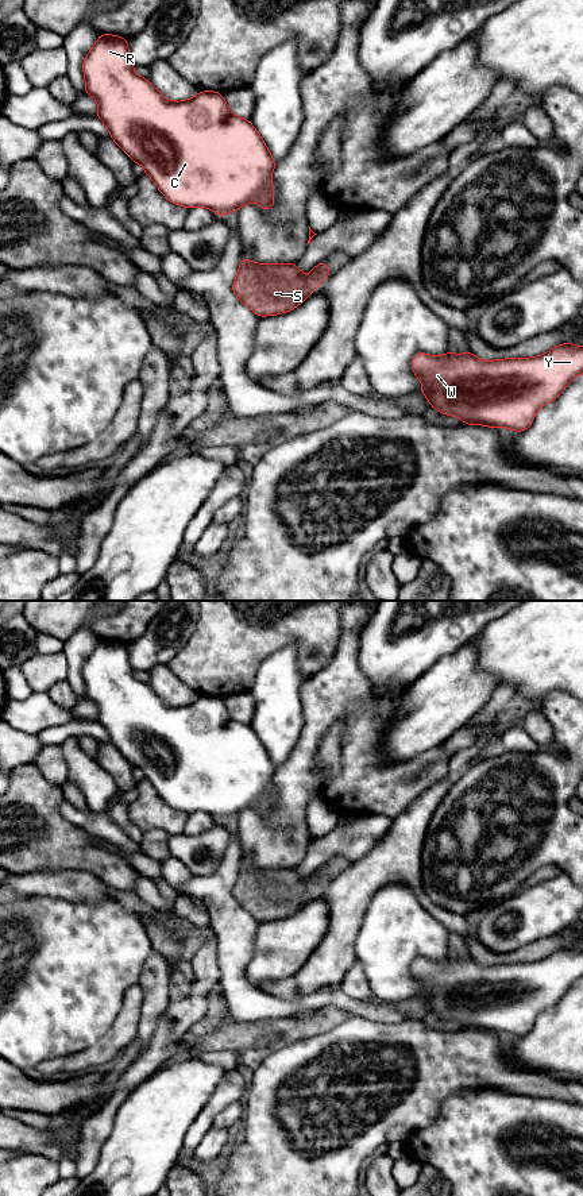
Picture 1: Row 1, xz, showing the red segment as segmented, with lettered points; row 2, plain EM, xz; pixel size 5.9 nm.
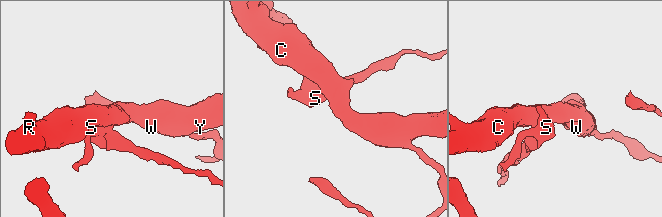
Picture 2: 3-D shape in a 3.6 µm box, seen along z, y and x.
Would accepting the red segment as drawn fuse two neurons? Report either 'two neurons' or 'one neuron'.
two neurons

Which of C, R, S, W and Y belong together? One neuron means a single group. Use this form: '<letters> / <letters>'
C R W Y / S

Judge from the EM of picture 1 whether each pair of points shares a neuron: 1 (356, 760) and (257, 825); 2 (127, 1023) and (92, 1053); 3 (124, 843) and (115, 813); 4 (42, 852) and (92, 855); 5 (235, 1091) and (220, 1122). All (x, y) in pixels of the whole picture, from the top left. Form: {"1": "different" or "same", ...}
{"1": "same", "2": "same", "3": "different", "4": "same", "5": "different"}

